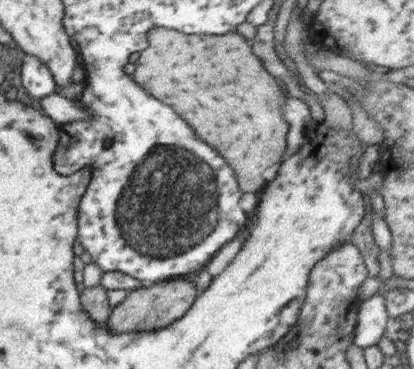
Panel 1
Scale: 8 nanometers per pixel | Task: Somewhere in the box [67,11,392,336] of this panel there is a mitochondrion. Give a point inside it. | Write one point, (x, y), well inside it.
(174, 204)

